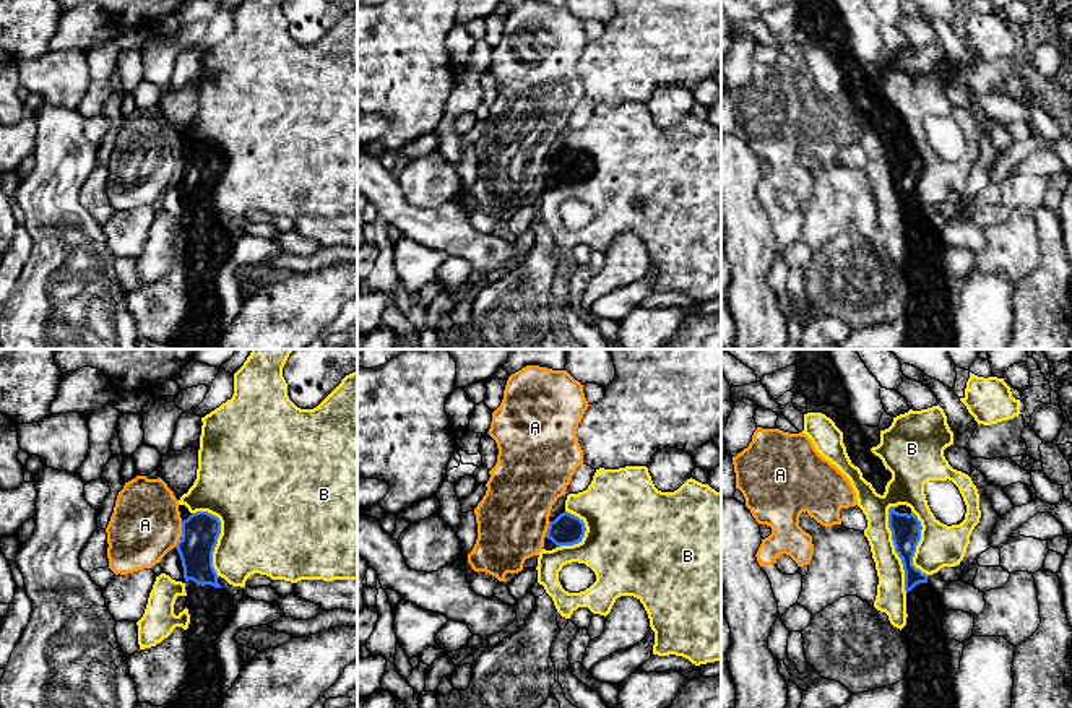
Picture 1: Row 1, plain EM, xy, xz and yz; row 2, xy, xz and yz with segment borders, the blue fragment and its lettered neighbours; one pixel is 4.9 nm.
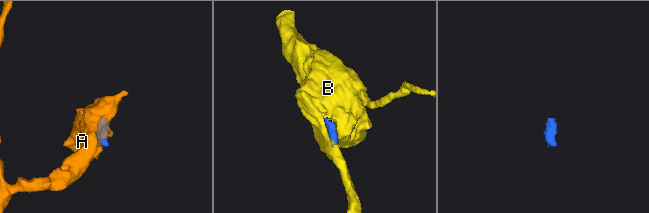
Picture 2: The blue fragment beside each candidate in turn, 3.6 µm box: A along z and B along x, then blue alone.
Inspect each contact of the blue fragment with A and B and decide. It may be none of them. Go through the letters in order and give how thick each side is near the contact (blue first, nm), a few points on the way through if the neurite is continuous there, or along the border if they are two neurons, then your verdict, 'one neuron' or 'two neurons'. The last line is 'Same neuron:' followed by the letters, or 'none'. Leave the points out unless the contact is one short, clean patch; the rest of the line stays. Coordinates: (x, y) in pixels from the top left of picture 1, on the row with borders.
A: 190 nm thick on the blue side, 340 nm on the other; border along xy (181, 522), (182, 536); two neurons
B: 150 nm thick on the blue side, 220 nm on the other; two neurons
Same neuron: none

